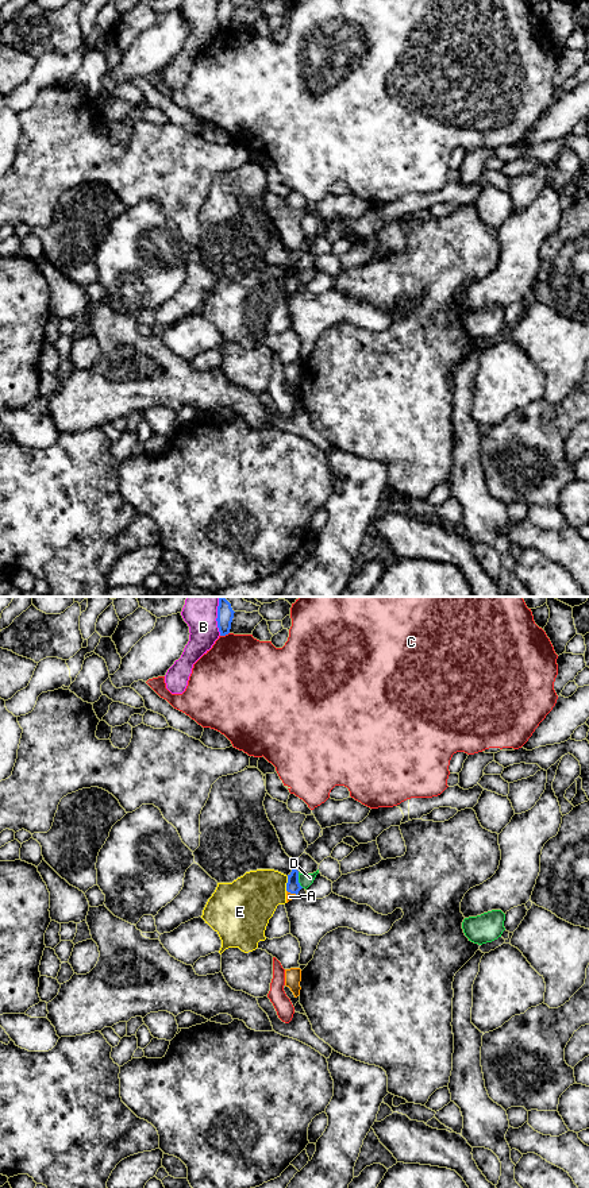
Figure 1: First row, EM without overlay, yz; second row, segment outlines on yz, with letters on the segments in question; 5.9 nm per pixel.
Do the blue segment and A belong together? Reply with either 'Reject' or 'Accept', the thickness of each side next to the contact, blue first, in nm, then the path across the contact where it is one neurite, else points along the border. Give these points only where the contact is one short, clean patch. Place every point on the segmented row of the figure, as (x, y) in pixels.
Accept. Thickness 80 nm (blue) against 50 nm. Path across: yz (292, 886), (292, 893), (289, 897)

